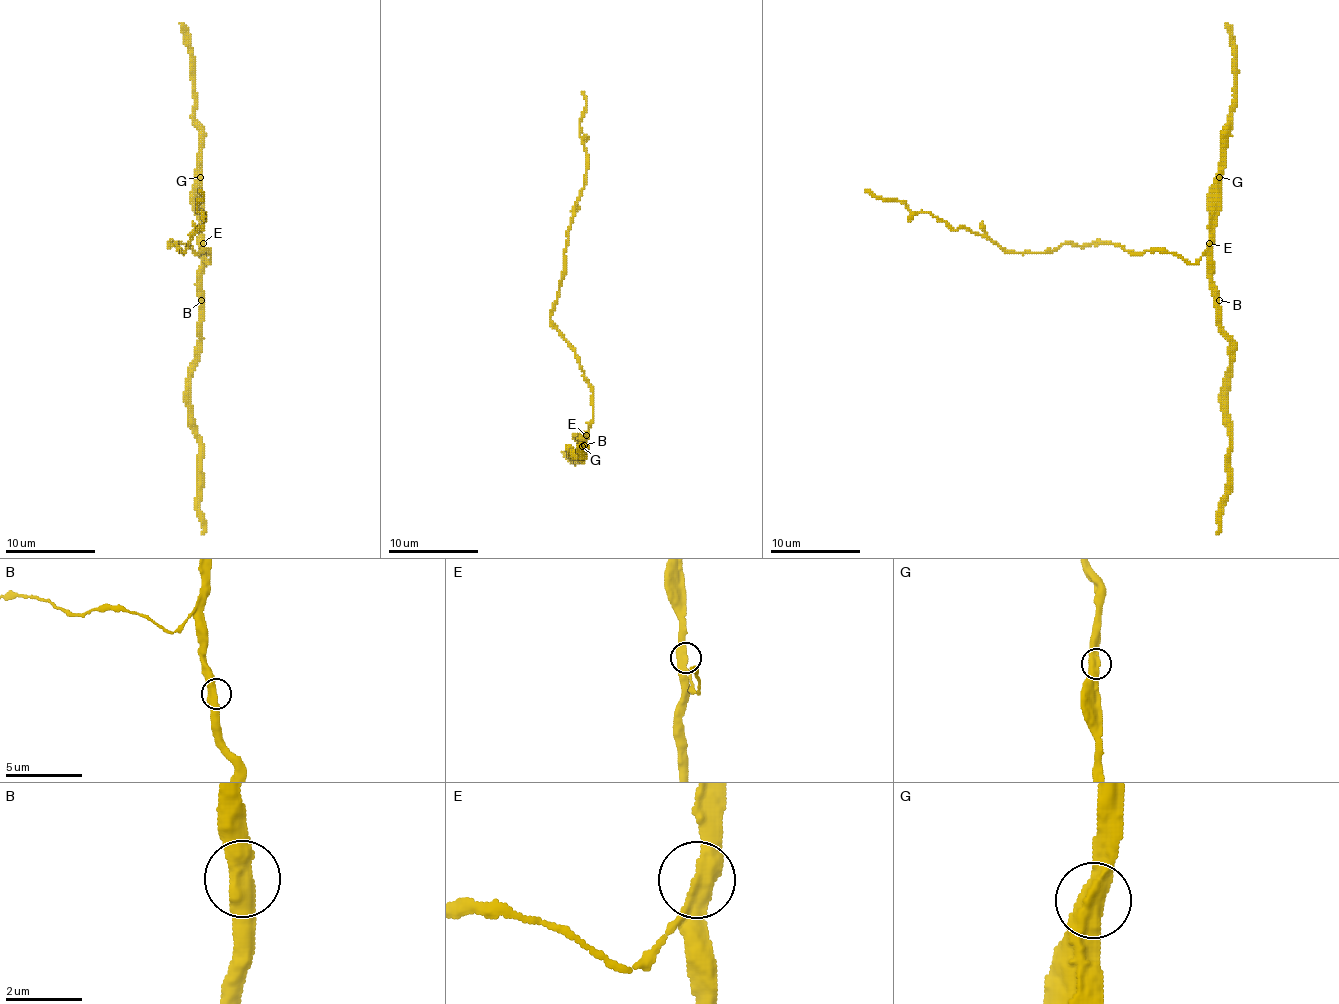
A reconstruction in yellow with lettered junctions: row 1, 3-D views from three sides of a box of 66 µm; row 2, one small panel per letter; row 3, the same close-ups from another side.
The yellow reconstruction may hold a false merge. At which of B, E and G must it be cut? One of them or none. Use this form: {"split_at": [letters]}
{"split_at": []}

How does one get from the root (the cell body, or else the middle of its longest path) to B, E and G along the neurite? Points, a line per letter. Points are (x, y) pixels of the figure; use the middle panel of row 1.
B: (588, 387), (593, 393), (593, 420), (584, 434), (584, 445)
E: (588, 387), (593, 393), (593, 420), (586, 436)
G: (588, 387), (593, 393), (593, 420), (582, 445)

